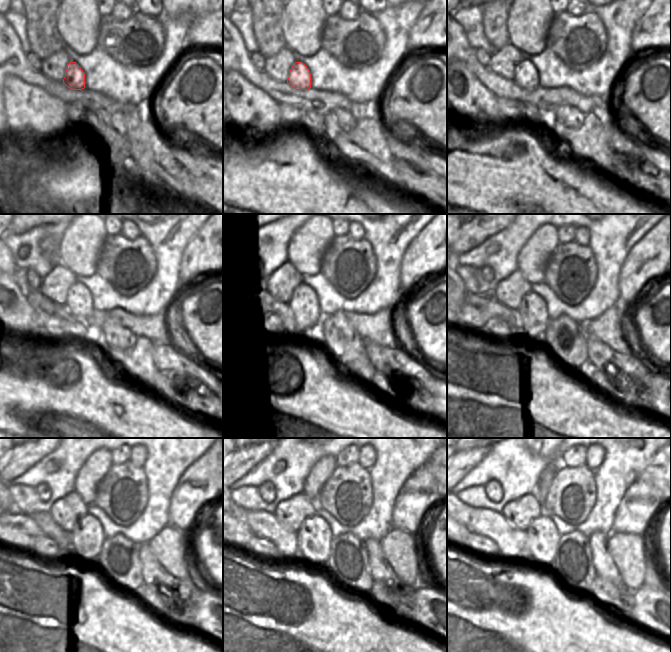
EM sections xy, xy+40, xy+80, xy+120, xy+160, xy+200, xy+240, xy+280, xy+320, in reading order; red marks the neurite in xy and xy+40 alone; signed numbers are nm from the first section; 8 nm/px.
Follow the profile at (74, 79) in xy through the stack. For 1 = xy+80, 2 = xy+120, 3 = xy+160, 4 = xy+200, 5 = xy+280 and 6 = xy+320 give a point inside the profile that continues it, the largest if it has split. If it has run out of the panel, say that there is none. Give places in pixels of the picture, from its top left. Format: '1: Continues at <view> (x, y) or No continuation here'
1: Continues at xy+80 (526, 76)
2: Continues at xy+120 (79, 301)
3: Continues at xy+160 (304, 303)
4: Continues at xy+200 (533, 309)
5: Continues at xy+280 (314, 537)
6: Continues at xy+320 (543, 536).

